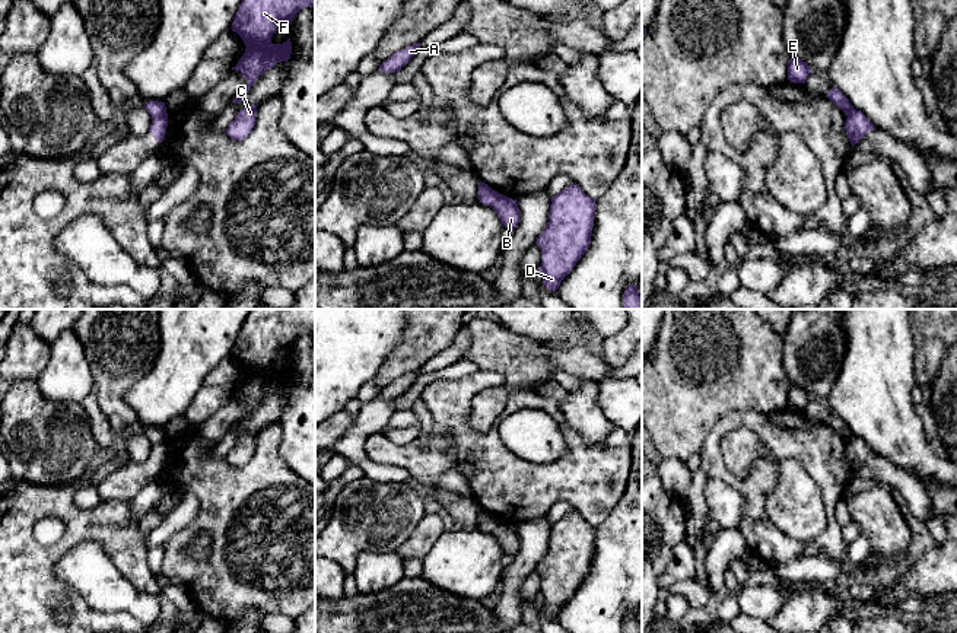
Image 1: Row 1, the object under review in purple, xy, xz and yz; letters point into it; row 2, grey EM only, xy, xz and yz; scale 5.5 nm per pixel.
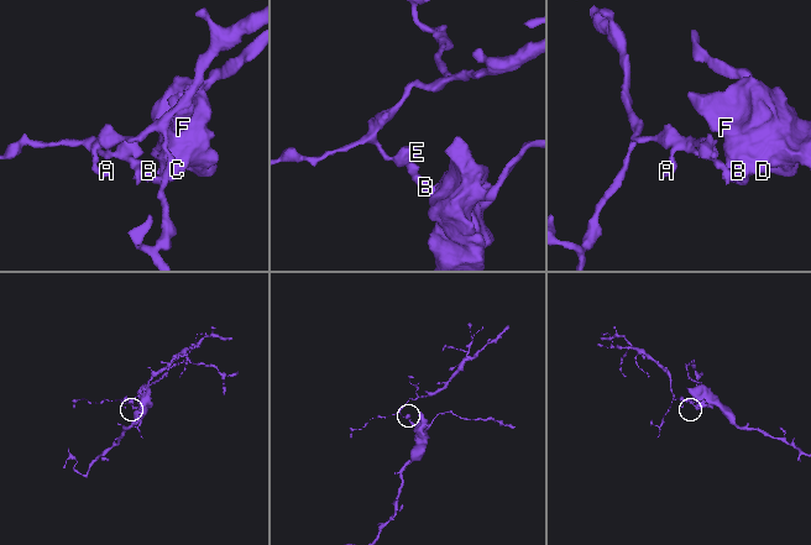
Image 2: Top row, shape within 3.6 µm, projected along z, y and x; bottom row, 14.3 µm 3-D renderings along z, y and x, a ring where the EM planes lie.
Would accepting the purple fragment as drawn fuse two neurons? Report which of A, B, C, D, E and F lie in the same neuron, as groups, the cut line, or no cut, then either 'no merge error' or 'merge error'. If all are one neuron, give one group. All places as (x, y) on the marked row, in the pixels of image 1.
A E / B C D F; cut in xy along (165, 113), (152, 117); merge error

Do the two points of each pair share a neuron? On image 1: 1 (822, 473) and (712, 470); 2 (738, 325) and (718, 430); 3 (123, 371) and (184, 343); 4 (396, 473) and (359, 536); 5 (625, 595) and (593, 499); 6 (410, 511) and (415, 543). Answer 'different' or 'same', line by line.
1: same
2: different
3: different
4: different
5: different
6: different

